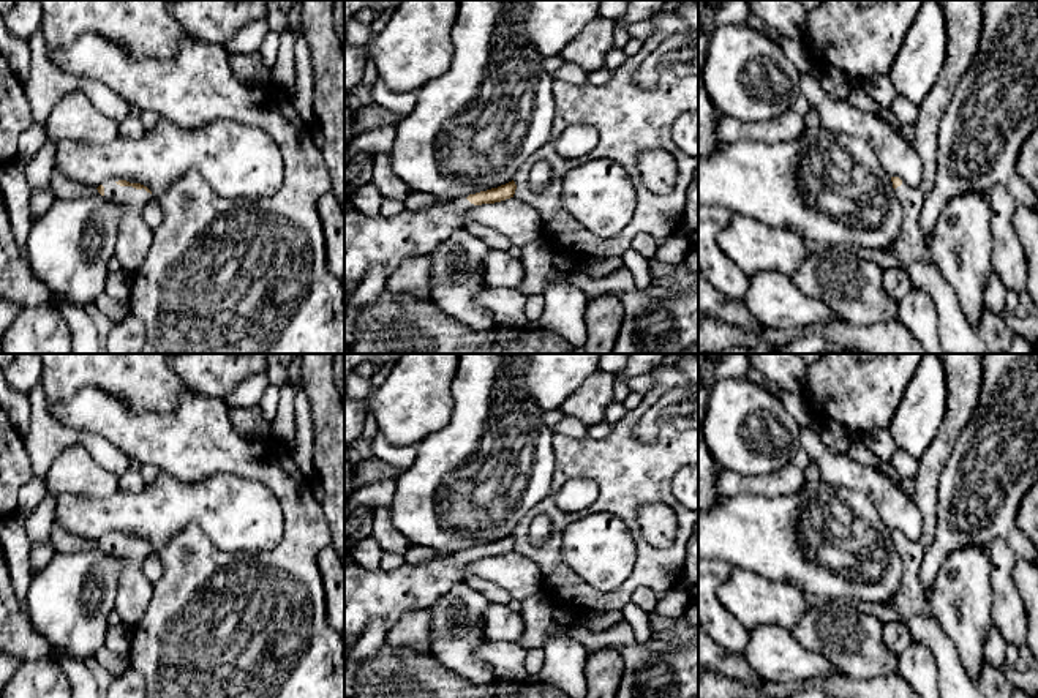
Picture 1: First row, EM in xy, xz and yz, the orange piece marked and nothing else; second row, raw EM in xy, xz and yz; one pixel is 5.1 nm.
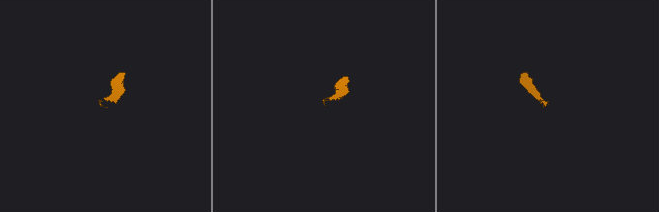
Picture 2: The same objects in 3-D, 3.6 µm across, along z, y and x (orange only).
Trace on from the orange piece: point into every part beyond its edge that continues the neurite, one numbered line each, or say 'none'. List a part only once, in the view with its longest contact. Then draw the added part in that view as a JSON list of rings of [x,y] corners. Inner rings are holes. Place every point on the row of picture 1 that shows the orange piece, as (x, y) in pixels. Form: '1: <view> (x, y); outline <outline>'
1: xy (135, 237); outline [[[114,180],[104,182],[104,197],[125,205],[126,212],[120,218],[114,256],[120,268],[130,276],[145,262],[152,246],[153,231],[145,224],[141,210],[152,201],[152,194],[144,188],[120,186]]]

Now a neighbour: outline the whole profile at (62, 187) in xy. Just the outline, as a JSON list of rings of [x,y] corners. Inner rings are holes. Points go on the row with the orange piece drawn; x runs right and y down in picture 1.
[[[55,167],[52,171],[49,188],[54,193],[57,201],[58,199],[82,199],[93,193],[93,188],[87,188],[73,182]]]

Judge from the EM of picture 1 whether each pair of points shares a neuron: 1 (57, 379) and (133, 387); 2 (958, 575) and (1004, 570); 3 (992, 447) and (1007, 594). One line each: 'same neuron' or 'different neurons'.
1: same neuron
2: different neurons
3: different neurons

